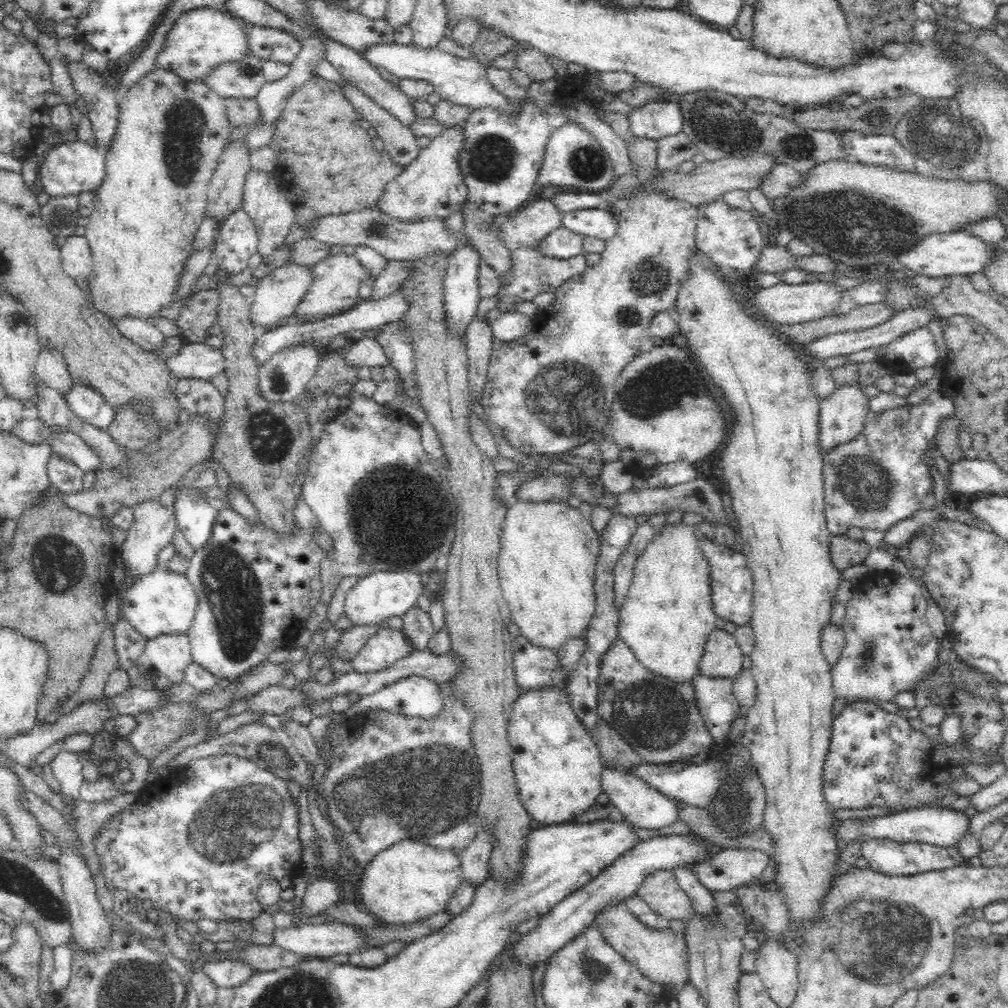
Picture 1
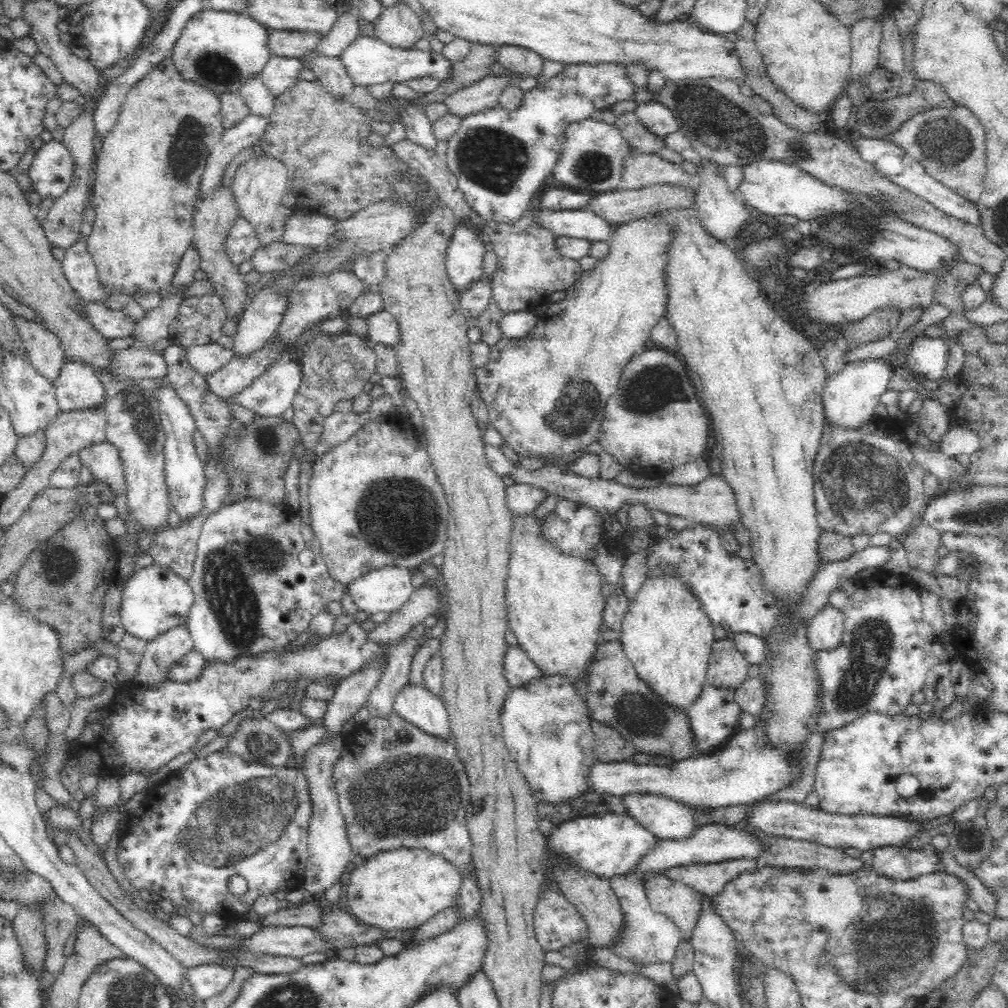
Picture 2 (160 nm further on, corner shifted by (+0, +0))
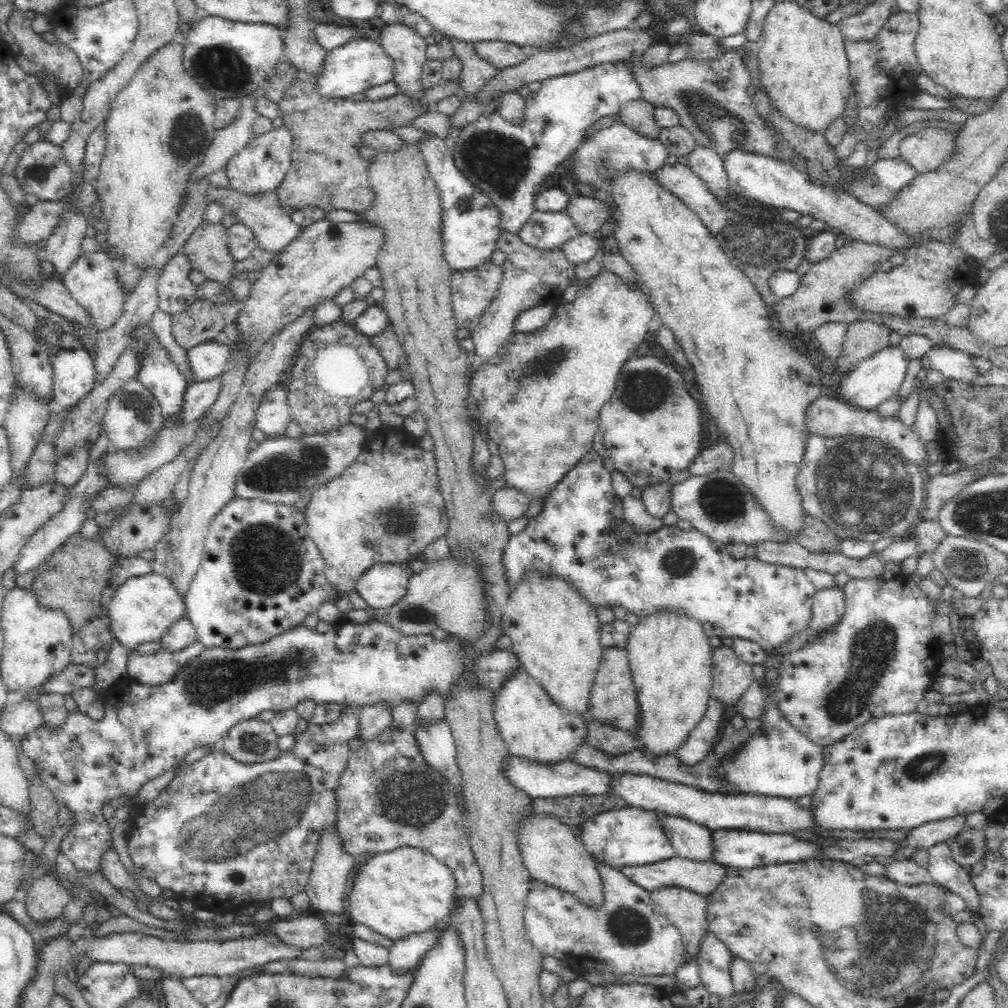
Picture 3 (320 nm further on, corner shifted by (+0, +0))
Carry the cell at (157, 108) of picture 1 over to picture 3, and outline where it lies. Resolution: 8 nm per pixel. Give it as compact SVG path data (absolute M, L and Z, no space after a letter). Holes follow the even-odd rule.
M172 40L144 60L130 82L114 98L104 122L105 153L94 182L101 200L104 222L107 223L107 235L101 238L101 250L108 252L111 248L118 258L124 256L140 270L154 260L154 252L168 244L170 228L178 220L176 202L180 202L180 196L188 193L188 176L202 162L210 142L214 141L214 104L217 98L187 72L183 65L183 50L183 43Z

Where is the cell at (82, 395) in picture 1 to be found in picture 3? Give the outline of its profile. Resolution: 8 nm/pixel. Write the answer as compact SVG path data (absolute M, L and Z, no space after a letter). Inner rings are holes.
M83 349L60 350L50 357L53 367L56 407L74 406L84 399L95 384L91 354Z

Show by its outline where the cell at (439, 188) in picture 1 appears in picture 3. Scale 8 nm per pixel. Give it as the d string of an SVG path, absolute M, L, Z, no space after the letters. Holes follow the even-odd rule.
M326 217L301 228L296 238L276 253L274 258L261 268L258 278L250 284L250 292L242 299L240 303L242 308L234 322L239 338L231 345L231 355L239 352L245 356L247 365L252 364L254 358L260 356L258 352L262 350L262 346L266 346L274 334L282 334L284 328L294 320L302 318L308 310L315 310L320 303L332 299L343 288L350 287L350 283L359 276L363 276L366 269L374 267L382 244L384 244L382 229L370 221L335 223Z

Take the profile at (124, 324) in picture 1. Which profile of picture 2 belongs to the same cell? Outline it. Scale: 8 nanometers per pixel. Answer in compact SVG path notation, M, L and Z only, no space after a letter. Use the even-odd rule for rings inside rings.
M83 301L76 305L79 306L79 312L88 318L92 327L106 339L132 337L135 334L137 324L127 314L98 303Z

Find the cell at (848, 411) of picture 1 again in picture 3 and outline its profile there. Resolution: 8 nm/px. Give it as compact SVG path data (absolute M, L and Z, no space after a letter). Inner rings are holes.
M889 345L887 348L876 352L870 358L860 362L852 372L841 376L842 388L840 388L841 401L846 401L854 406L861 406L866 410L877 410L877 406L892 398L900 391L905 381L907 367L910 359L899 346Z

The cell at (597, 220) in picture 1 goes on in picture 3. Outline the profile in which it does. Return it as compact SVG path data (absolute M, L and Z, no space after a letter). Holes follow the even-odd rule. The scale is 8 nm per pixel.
M536 210L517 232L524 245L546 250L560 248L562 243L574 238L578 233L568 213Z

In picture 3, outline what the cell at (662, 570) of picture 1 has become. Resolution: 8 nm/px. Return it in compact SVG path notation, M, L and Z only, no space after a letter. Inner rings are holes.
M659 612L640 618L636 626L631 626L628 635L628 644L625 648L628 653L629 667L632 680L636 687L638 703L638 724L634 732L637 748L648 751L652 757L676 755L690 732L697 727L698 721L706 712L709 692L712 686L712 652L708 637L702 625L688 615L676 615L672 612Z

